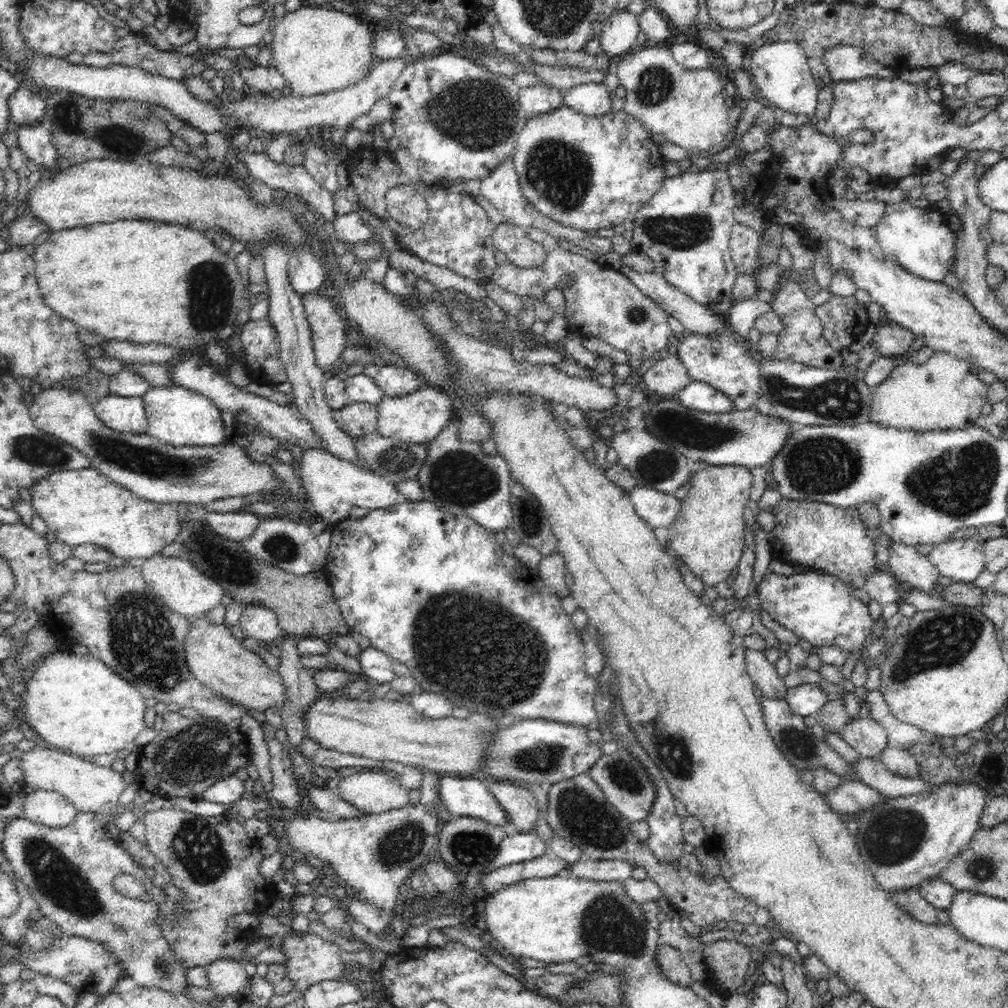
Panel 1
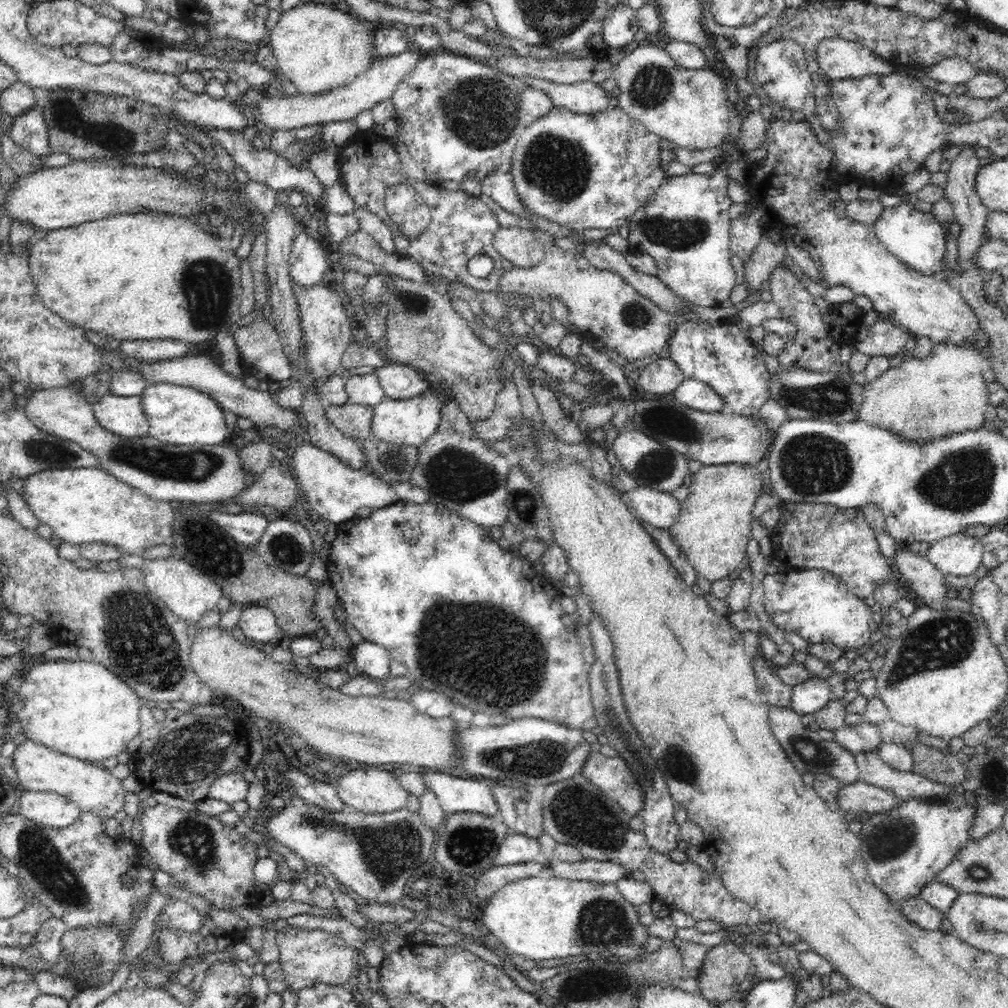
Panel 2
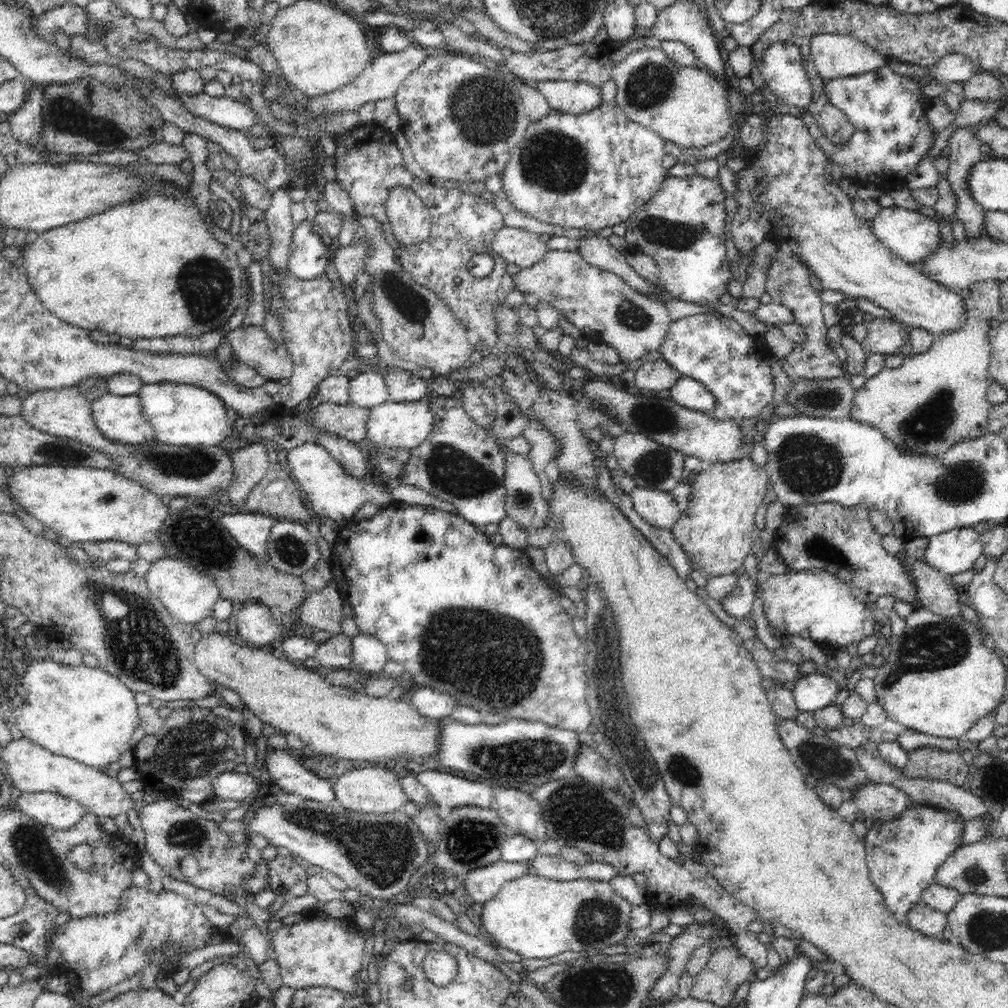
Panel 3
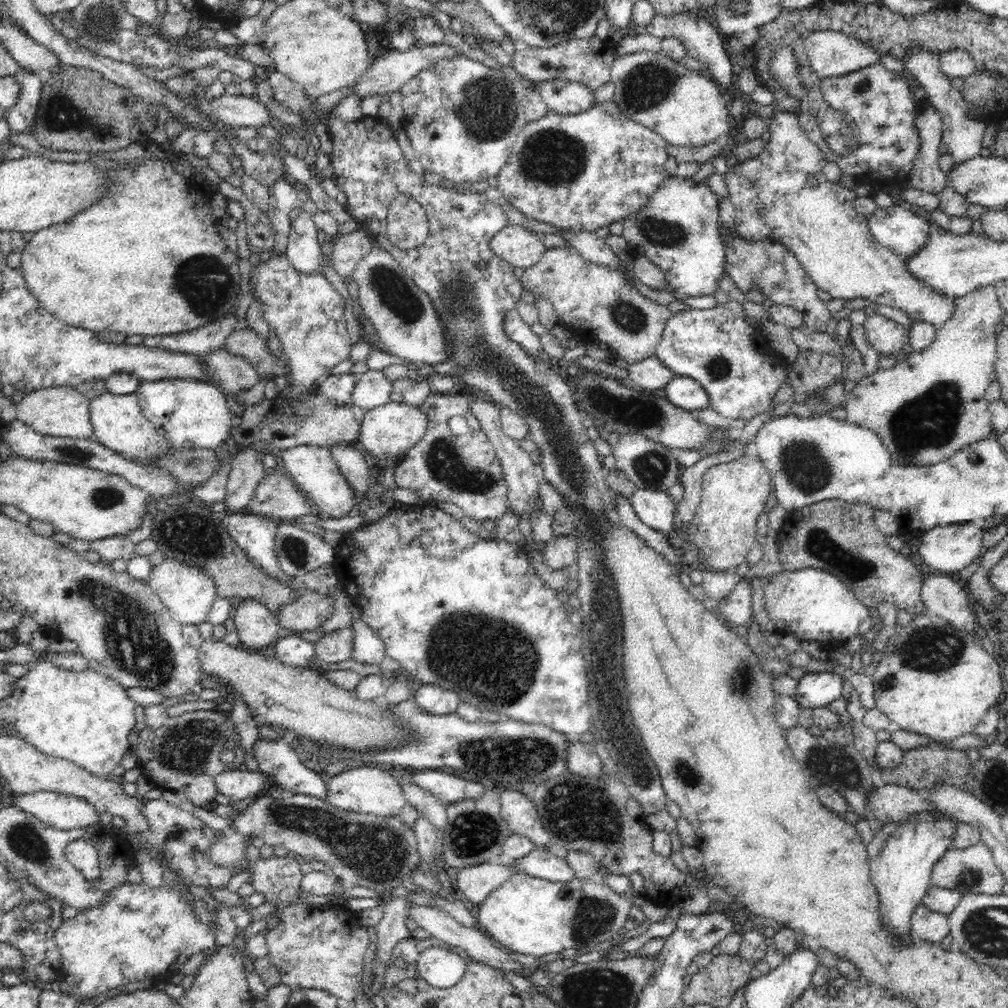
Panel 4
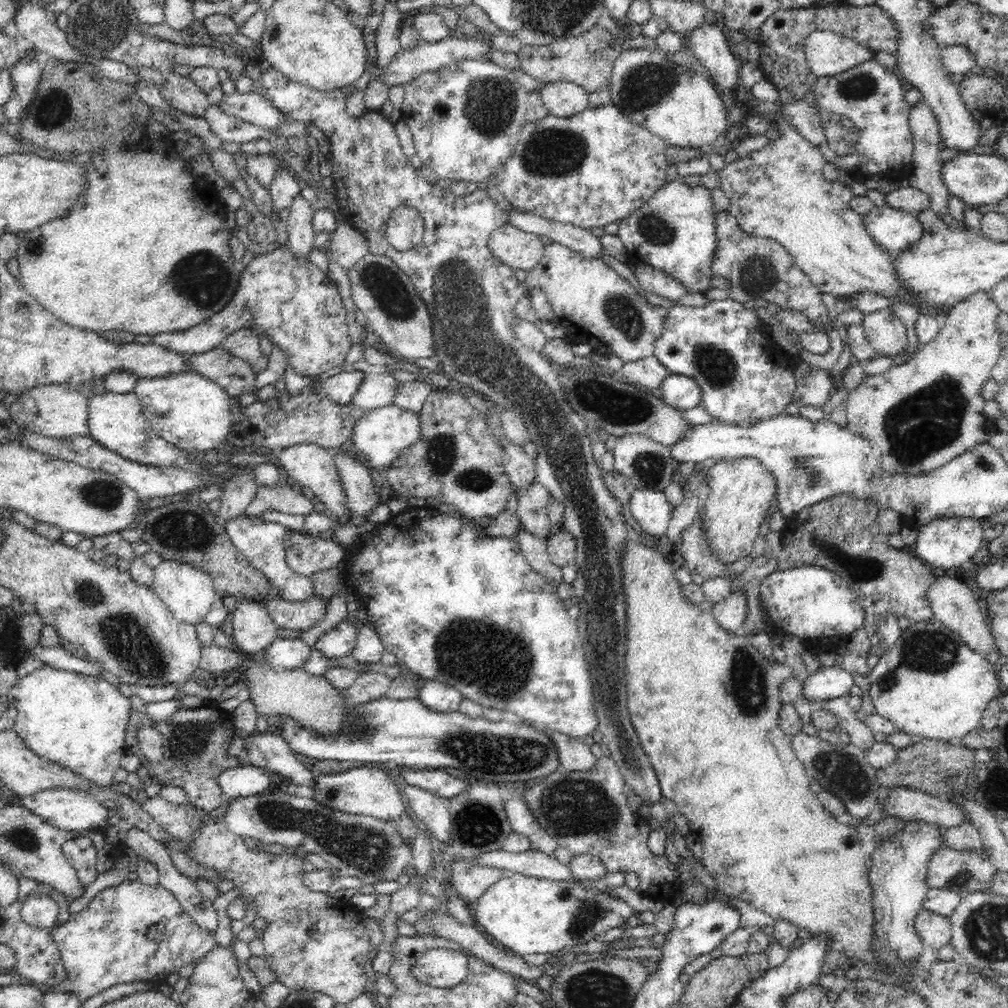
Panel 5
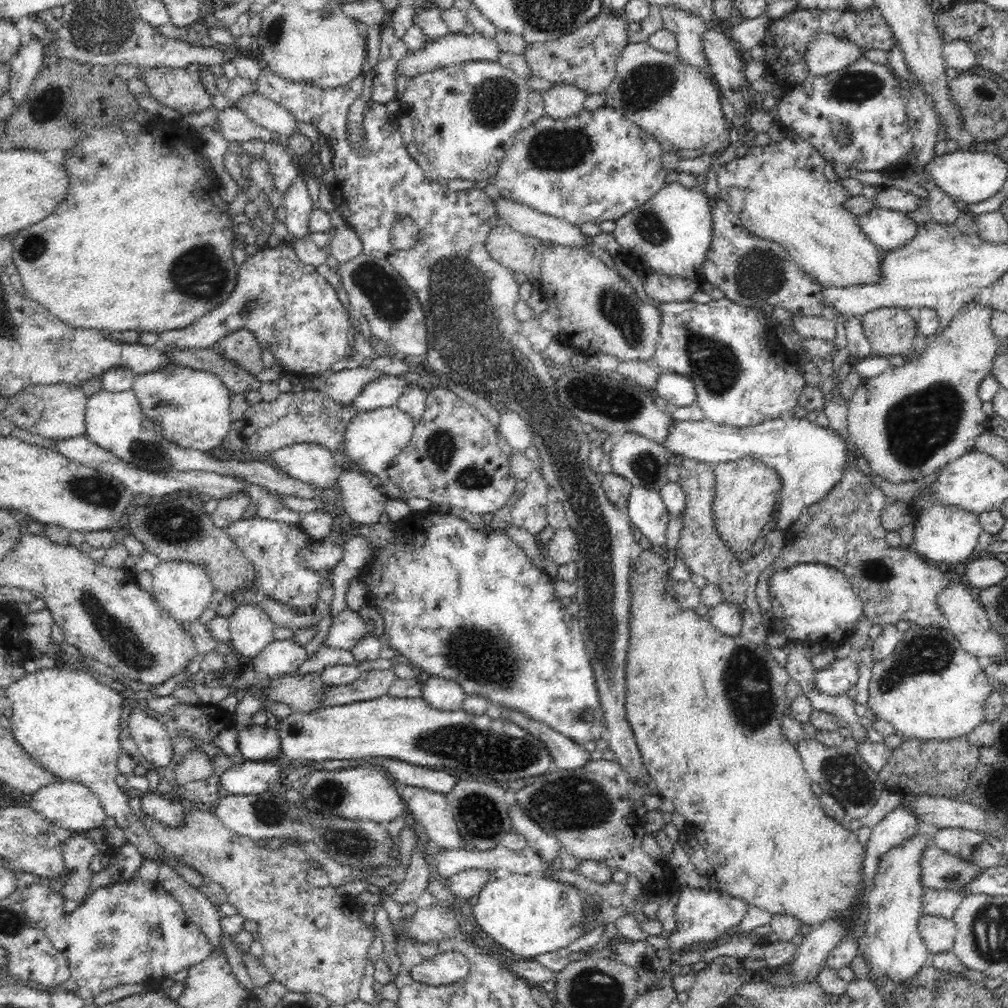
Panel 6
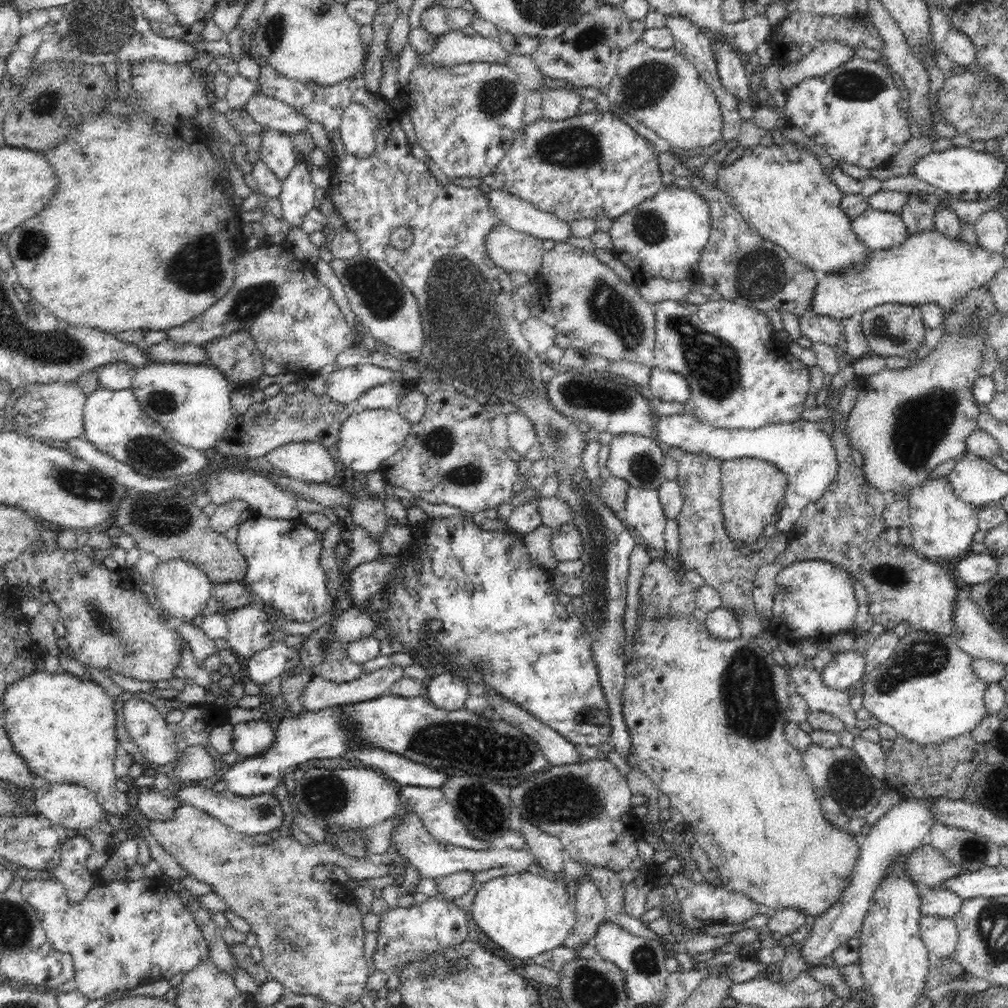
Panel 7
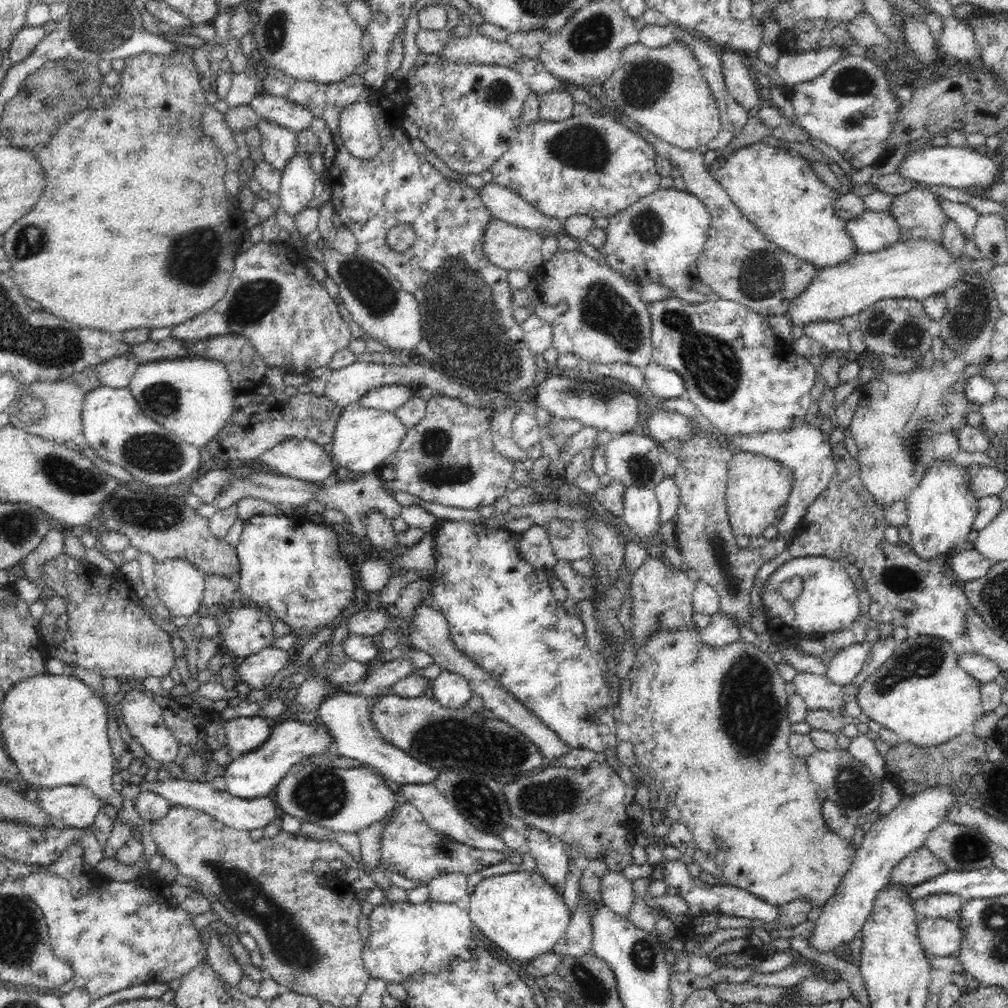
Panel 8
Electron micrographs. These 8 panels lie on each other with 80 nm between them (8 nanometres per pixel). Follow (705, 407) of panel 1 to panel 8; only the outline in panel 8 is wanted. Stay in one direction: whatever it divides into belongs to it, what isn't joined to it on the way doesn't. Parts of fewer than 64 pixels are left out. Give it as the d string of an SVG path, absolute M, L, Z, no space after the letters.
M650 361L646 365L644 373L650 395L661 399L684 396L686 390L684 379L677 372Z

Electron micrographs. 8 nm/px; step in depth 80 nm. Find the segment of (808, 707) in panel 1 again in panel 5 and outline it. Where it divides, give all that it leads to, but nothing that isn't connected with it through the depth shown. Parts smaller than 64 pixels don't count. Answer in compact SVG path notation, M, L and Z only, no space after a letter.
M836 663L829 668L819 668L802 682L802 697L818 702L846 696L855 691L852 673Z

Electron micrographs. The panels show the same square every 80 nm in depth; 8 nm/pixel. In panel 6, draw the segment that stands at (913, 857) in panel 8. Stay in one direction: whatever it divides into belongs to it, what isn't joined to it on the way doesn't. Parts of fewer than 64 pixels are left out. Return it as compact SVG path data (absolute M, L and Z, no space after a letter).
M935 844L923 850L919 861L920 880L925 889L948 889L962 893L968 881L986 872L985 868L958 858Z

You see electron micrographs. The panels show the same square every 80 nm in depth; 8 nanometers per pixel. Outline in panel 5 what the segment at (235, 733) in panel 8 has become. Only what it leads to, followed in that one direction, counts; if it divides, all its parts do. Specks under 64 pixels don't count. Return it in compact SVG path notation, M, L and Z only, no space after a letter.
M257 731L246 737L245 743L252 765L282 774L288 783L297 786L303 784L313 792L314 776L306 766L300 764L299 756L291 751L282 734L279 732L261 734Z

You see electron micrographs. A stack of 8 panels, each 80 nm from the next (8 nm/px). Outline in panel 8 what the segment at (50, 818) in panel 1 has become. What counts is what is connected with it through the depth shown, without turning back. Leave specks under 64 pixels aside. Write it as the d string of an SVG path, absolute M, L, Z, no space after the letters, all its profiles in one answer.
M84 785L38 789L37 803L66 827L85 829L100 813L102 801Z

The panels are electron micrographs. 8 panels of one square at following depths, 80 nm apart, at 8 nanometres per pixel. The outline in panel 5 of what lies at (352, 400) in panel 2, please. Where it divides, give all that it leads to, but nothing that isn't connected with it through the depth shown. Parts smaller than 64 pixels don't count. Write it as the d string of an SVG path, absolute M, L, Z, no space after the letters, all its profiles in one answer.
M390 373L365 374L354 395L353 403L365 411L376 410L393 404L399 390L399 381Z

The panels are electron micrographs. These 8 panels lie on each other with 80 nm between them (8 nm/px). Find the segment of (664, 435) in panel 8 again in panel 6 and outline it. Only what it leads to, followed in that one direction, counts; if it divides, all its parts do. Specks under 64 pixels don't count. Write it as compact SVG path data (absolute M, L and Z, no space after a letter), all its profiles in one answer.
M795 416L786 419L767 420L756 426L748 426L746 428L736 428L724 424L718 425L706 418L699 421L674 421L669 426L668 436L665 438L664 445L672 453L700 462L718 464L721 462L742 460L748 457L772 467L778 473L780 481L782 481L778 507L775 513L776 527L777 530L785 532L792 526L792 522L799 520L803 509L822 500L832 490L832 487L835 487L840 482L845 468L848 466L848 448L855 451L855 457L853 457L855 465L860 467L863 463L863 452L859 448L856 450L853 442L846 442L841 436L834 434L833 430L829 427L818 426L806 418Z

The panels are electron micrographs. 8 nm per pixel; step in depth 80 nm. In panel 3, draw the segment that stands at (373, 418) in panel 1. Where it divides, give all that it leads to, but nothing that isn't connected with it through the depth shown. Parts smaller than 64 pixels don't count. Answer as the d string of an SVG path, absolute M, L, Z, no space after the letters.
M313 399L294 408L275 404L274 409L260 411L258 414L249 416L246 424L241 429L233 431L233 435L240 436L246 444L249 441L263 441L277 449L290 450L306 442L318 442L318 436L327 432L339 436L352 443L358 443L366 438L366 421L370 409L356 406L350 402L337 405L329 402L316 402Z

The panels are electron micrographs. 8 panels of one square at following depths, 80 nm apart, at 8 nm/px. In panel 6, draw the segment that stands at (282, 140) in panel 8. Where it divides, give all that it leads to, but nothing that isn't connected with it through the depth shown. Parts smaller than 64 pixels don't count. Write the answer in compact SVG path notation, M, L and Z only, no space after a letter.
M265 142L263 157L266 163L270 165L270 171L274 178L274 185L282 195L282 201L285 198L288 187L294 181L294 178L300 173L293 162L293 156L290 153L286 142Z

